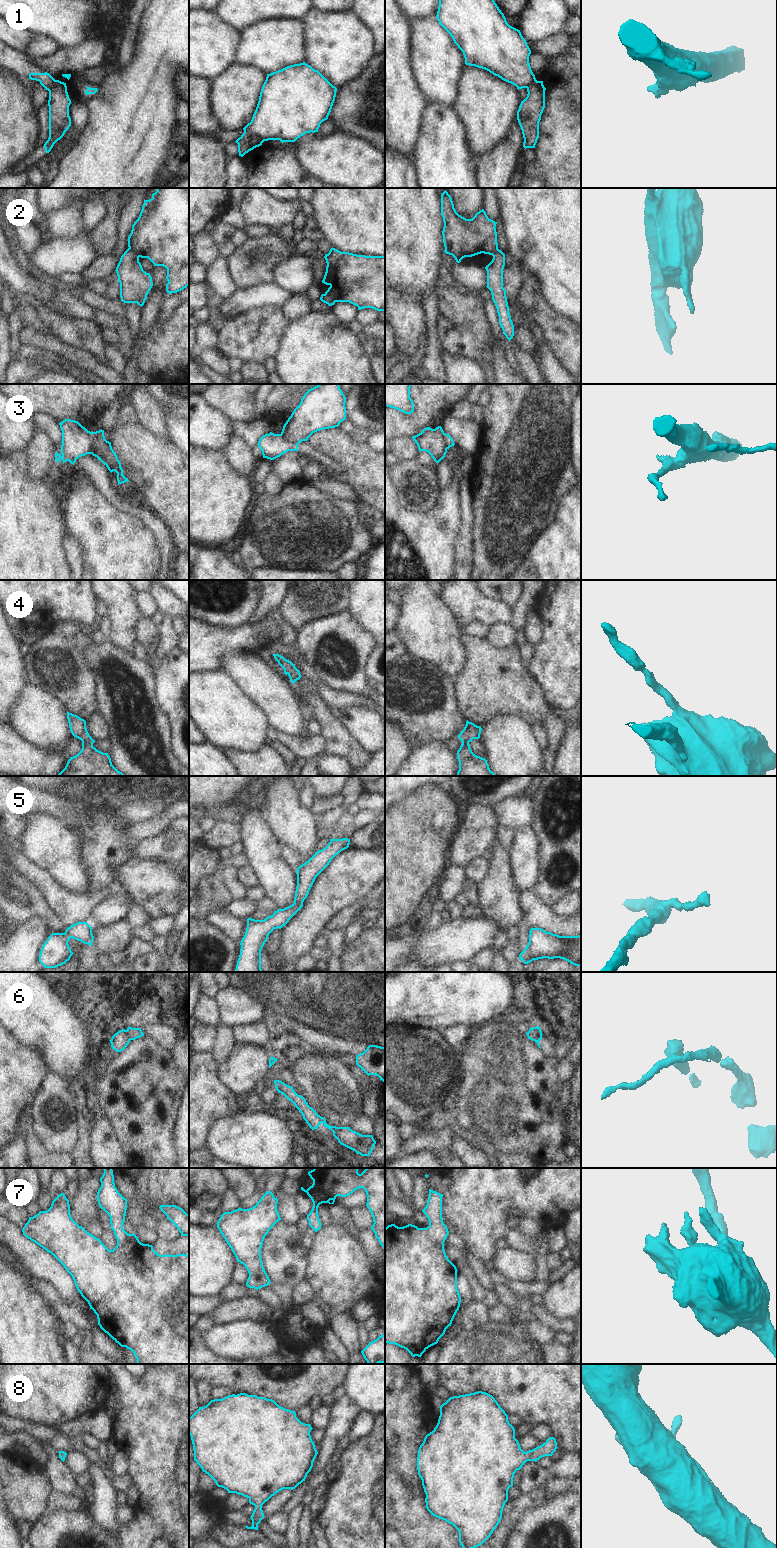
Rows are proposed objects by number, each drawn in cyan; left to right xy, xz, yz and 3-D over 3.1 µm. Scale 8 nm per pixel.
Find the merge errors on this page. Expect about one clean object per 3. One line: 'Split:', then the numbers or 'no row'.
Split: 1, 2, 3, 6

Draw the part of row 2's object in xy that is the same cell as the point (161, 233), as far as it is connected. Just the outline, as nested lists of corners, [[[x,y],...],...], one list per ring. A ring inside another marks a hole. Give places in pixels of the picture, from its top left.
[[[157,188],[151,199],[144,200],[140,215],[132,225],[128,247],[139,257],[148,258],[154,266],[167,269],[167,293],[177,293],[189,286],[189,188]]]

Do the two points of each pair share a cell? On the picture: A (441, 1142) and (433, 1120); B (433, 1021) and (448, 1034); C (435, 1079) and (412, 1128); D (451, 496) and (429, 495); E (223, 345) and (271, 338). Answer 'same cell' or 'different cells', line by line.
A: different cells
B: different cells
C: different cells
D: different cells
E: same cell

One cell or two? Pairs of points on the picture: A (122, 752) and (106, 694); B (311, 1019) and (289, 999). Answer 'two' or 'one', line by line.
A: one
B: one

